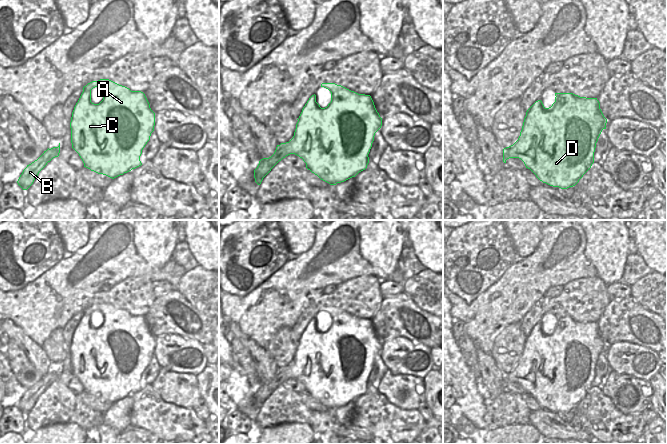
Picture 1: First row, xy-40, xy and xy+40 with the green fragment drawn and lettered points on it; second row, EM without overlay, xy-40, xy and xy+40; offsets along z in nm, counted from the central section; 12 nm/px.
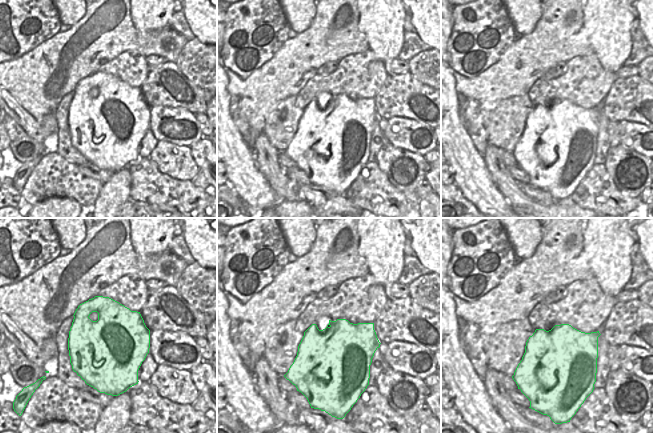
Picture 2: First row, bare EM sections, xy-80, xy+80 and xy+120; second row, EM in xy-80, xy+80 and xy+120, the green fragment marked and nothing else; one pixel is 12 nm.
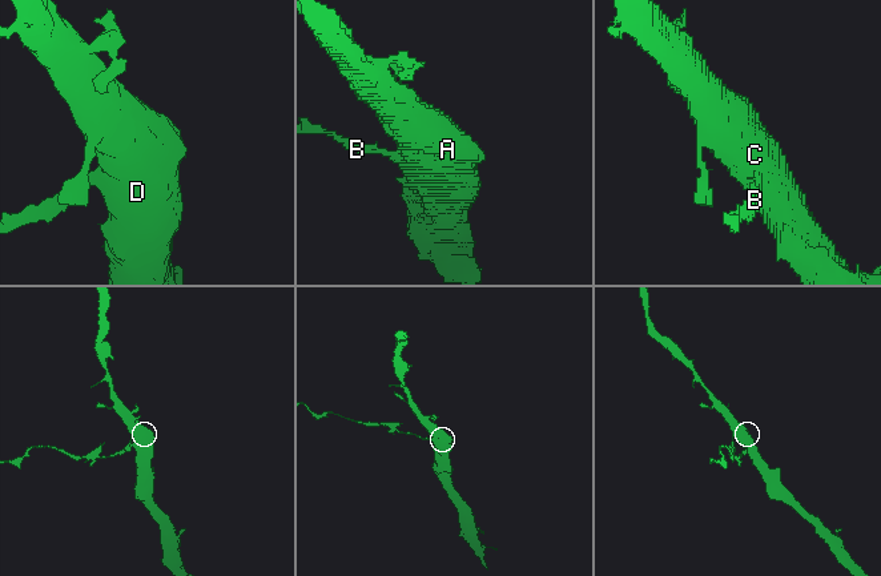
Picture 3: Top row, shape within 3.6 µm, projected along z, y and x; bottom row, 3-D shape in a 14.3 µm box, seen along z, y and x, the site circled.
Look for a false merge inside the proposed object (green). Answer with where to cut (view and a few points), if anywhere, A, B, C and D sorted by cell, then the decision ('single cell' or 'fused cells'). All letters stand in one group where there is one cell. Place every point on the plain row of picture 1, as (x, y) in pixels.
cut in xy along (278, 369), (286, 379); A C D / B; fused cells

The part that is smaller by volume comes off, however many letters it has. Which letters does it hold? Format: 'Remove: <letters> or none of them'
Remove: B

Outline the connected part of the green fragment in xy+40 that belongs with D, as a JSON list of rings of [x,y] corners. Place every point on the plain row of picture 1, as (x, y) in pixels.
[[[555,317],[555,320],[551,331],[545,332],[542,325],[538,324],[527,334],[518,364],[505,374],[512,382],[521,383],[526,392],[543,407],[567,413],[575,410],[594,387],[596,367],[602,354],[606,353],[607,343],[597,322],[580,321],[573,317]]]

